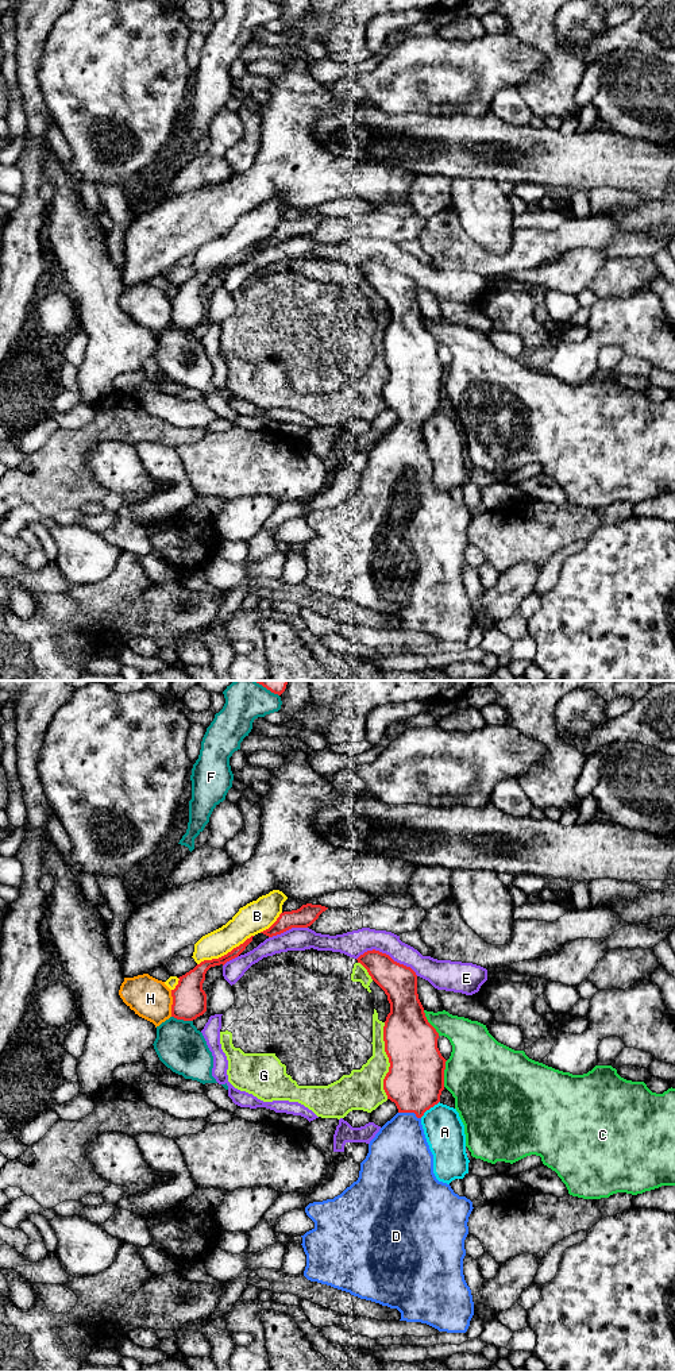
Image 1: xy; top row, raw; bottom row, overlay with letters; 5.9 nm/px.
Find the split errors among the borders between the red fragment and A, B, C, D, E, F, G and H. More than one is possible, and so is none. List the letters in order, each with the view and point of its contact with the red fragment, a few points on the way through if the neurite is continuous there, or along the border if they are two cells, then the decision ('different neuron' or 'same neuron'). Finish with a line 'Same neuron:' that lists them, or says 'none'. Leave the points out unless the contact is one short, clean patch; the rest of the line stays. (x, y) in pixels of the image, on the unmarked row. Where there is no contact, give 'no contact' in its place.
A: contact xy (429, 416); border xy (439, 409), (420, 426); different neuron
B: contact xy (224, 264); different neuron
C: contact xy (443, 382); different neuron
D: contact xy (409, 420); way xy (415, 389), (409, 420), (398, 461); same neuron
E: contact xy (388, 264); different neuron
F: contact xy (182, 327); different neuron
G: contact xy (389, 369); different neuron
H: contact xy (173, 312); border xy (170, 299), (172, 324); different neuron
Same neuron: D

